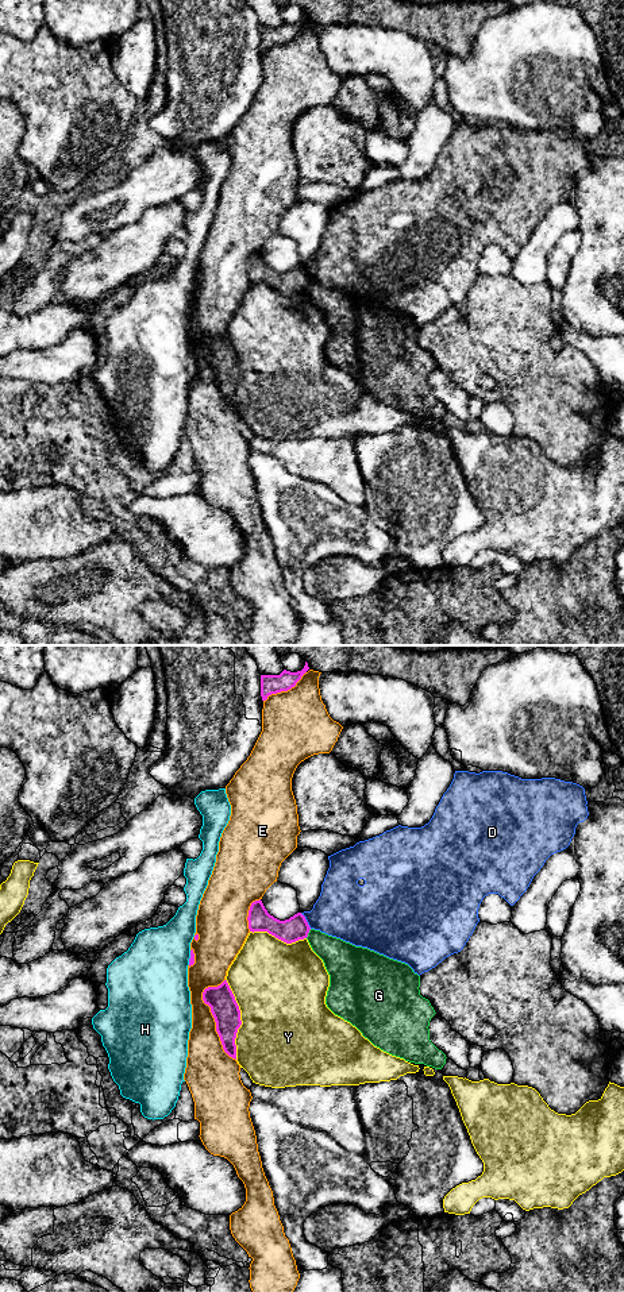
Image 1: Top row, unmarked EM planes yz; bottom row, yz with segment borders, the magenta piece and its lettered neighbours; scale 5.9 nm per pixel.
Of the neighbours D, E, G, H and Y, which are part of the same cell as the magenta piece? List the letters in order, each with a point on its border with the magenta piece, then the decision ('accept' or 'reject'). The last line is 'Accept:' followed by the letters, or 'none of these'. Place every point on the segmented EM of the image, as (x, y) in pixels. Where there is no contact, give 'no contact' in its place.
D: yz (305, 921) | reject
E: yz (212, 1014) | reject
G: yz (308, 932) | reject
H: yz (191, 957) | reject
Y: yz (239, 1019) | reject
Accept: none of these

